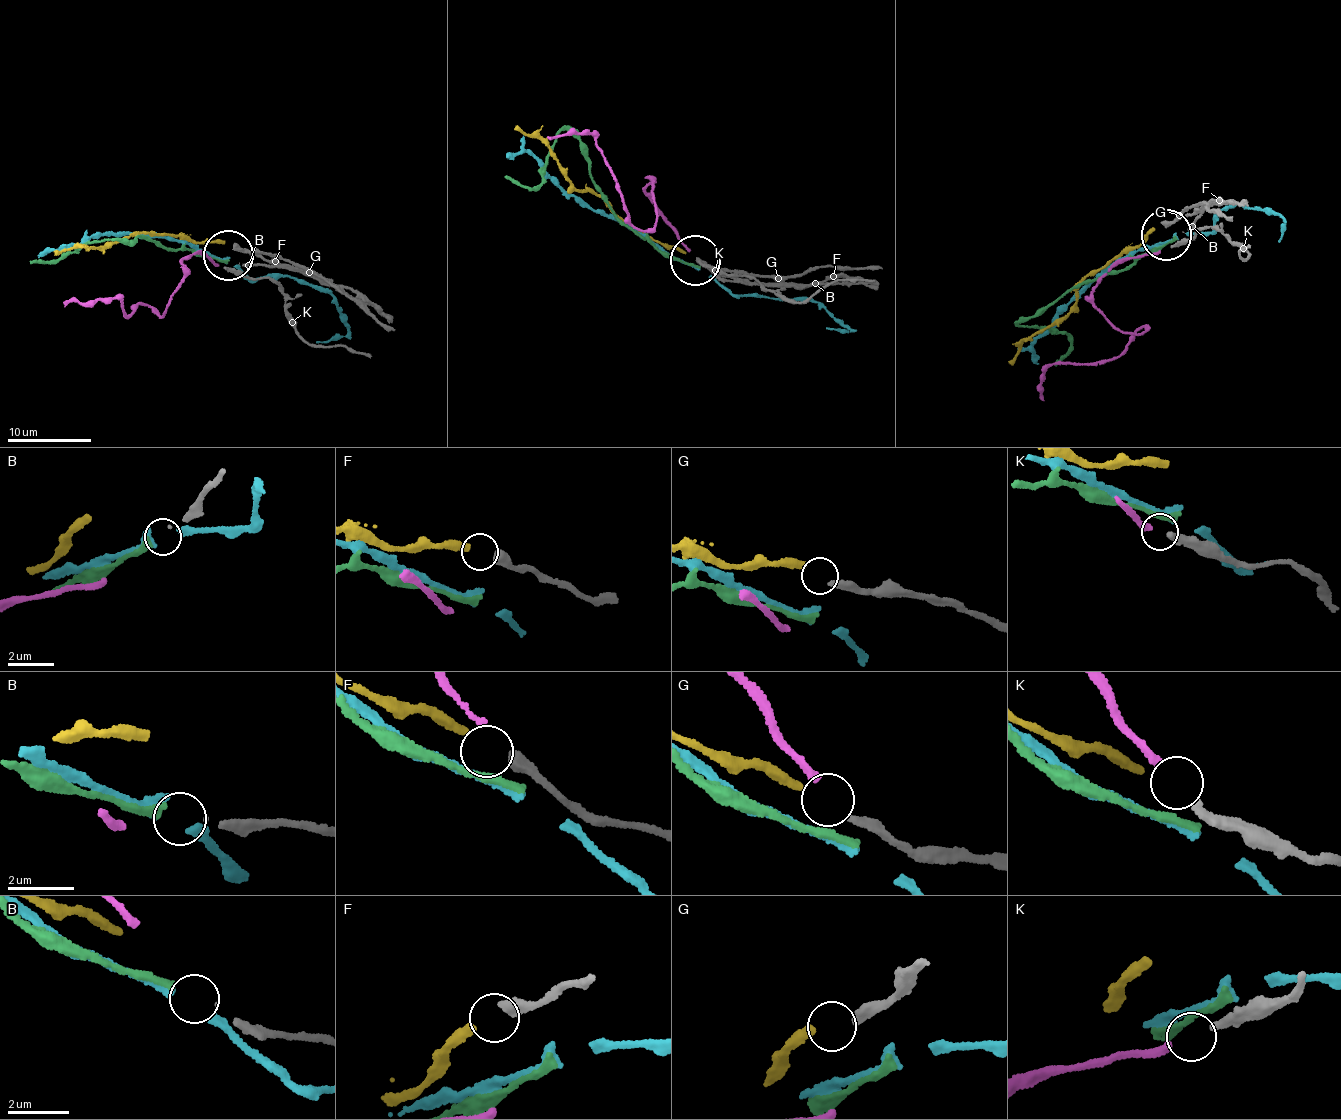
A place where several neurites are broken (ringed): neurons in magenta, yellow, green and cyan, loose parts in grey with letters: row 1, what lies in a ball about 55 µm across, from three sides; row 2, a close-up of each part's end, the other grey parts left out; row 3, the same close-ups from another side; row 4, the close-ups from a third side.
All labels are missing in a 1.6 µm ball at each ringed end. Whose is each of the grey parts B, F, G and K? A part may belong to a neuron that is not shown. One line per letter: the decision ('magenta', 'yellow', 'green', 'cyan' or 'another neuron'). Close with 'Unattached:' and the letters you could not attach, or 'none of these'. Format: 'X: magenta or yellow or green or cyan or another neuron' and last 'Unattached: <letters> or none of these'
B: green
F: yellow
G: another neuron
K: magenta
Unattached: G

